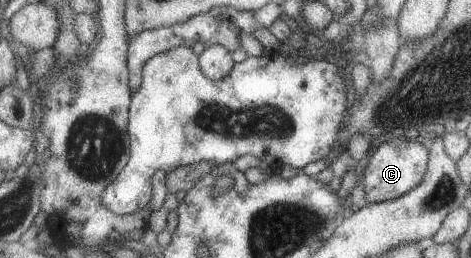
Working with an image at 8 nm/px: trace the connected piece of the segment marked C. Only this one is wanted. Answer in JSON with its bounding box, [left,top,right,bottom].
[359,137,428,203]

